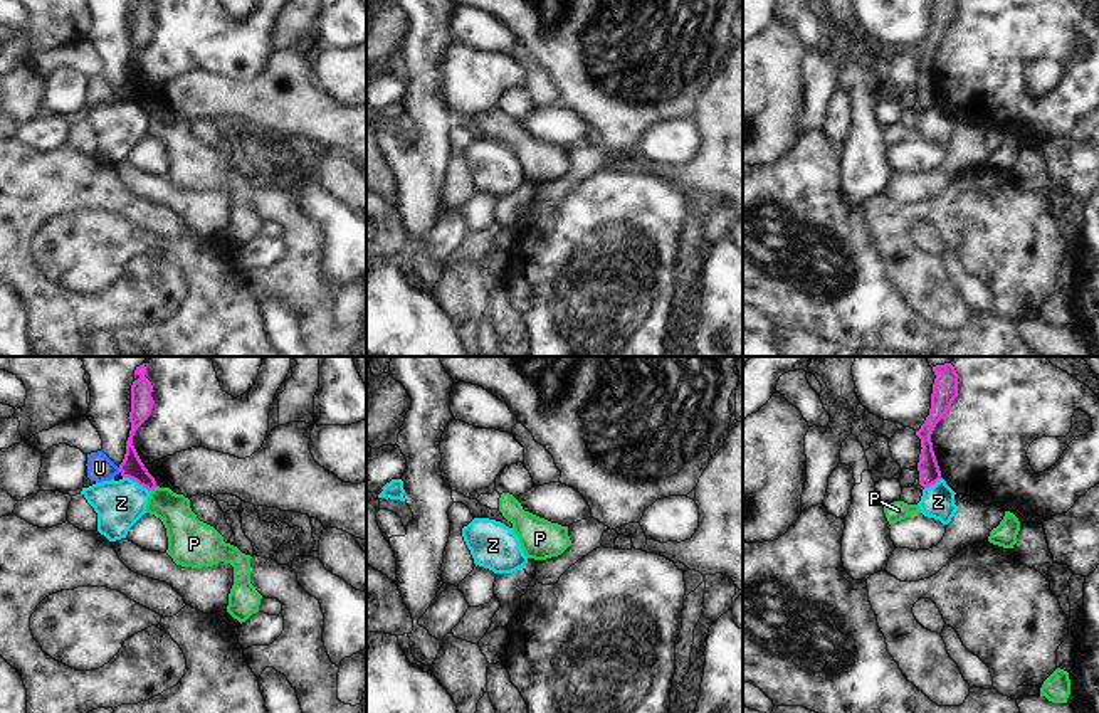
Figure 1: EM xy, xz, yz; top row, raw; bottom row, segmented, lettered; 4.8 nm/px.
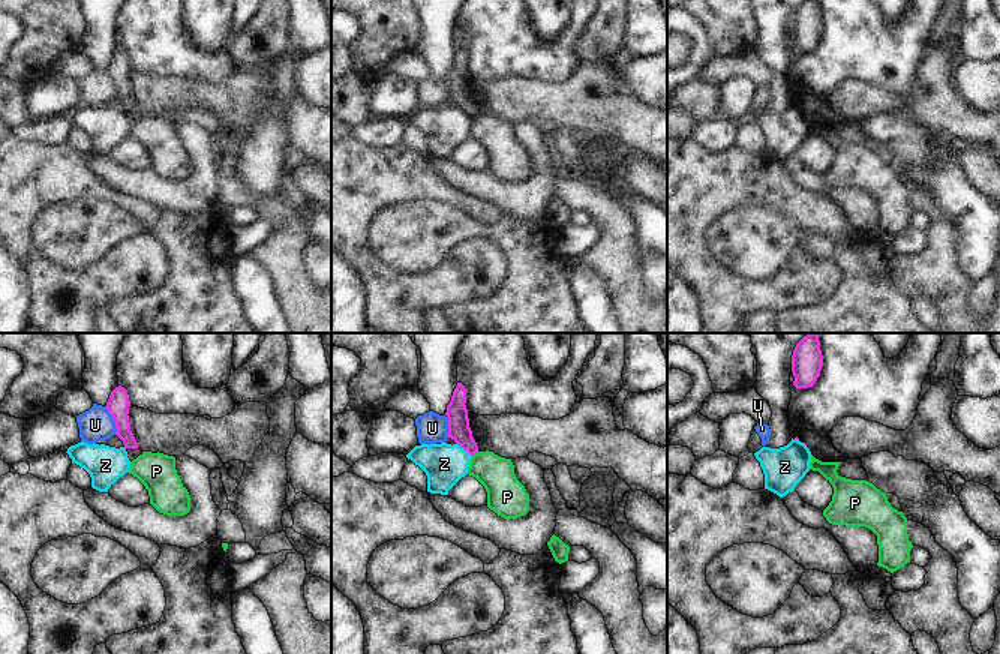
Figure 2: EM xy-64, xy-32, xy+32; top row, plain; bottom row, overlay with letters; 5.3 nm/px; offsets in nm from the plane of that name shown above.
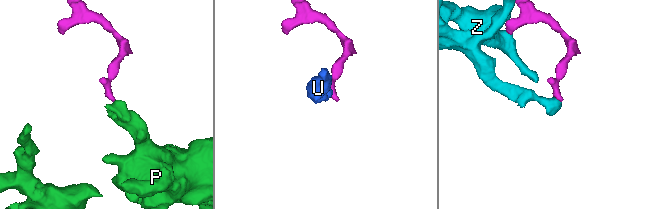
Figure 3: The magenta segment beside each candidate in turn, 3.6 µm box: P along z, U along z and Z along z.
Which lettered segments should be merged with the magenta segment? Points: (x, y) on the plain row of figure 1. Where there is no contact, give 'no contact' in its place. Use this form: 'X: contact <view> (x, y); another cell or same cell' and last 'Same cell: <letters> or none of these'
P: contact xy (153, 111); another cell
U: contact xy (120, 93); another cell
Z: contact xy (136, 105); another cell
Same cell: none of these

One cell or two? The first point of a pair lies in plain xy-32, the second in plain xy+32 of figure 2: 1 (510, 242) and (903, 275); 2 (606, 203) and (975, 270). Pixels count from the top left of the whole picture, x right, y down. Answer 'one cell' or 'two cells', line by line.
1: two cells
2: two cells

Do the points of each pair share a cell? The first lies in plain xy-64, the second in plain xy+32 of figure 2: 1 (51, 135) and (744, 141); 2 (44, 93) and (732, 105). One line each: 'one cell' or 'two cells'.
1: two cells
2: one cell

